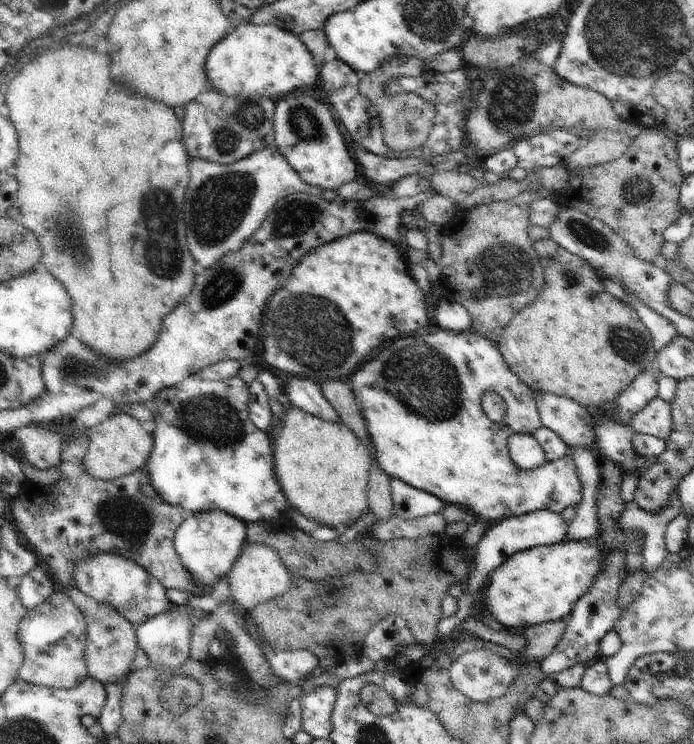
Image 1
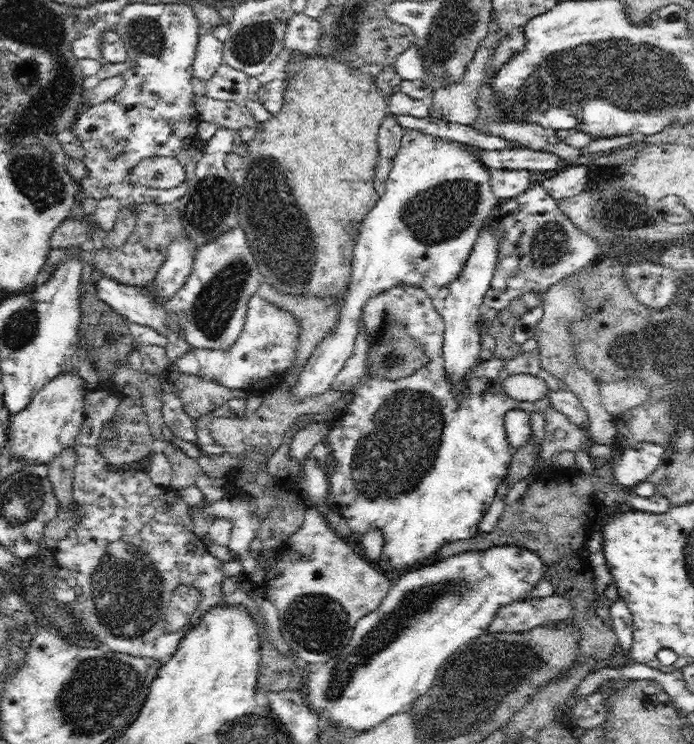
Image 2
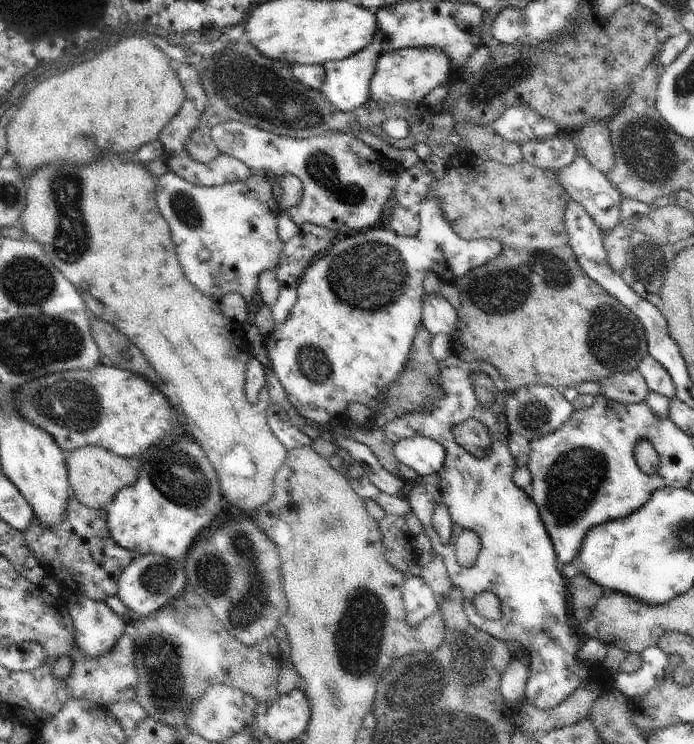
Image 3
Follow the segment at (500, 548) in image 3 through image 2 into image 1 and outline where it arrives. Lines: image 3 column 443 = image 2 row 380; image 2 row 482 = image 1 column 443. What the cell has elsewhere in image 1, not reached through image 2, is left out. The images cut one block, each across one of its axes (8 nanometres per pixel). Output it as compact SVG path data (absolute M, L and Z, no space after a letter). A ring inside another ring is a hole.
M431 328L428 331L418 333L418 336L400 338L400 340L396 340L394 344L390 344L388 348L384 348L374 360L368 360L360 370L353 372L348 377L347 381L352 387L352 392L355 394L358 406L361 408L361 413L363 414L368 434L371 438L373 460L391 480L398 479L414 488L429 492L439 499L442 499L445 504L461 504L465 509L472 511L475 514L475 518L480 515L487 521L492 522L492 524L510 517L525 515L542 509L548 509L560 515L564 509L568 507L576 508L576 506L581 503L583 499L582 481L579 479L577 464L569 455L566 455L560 460L555 460L554 462L545 462L542 466L532 471L523 470L513 463L509 455L508 439L516 433L532 434L543 426L539 419L537 404L535 403L536 395L523 380L520 380L520 378L510 370L510 367L506 364L504 357L498 350L497 343L486 339L486 337L482 337L474 330L456 332L442 328L440 328L440 330ZM488 391L499 394L507 404L504 420L500 422L492 422L482 410L482 397L484 393Z

